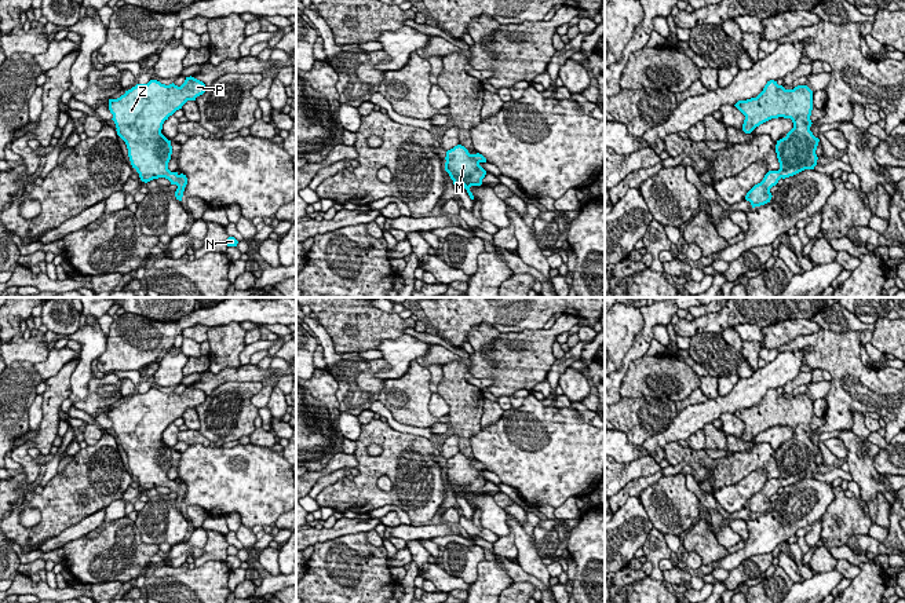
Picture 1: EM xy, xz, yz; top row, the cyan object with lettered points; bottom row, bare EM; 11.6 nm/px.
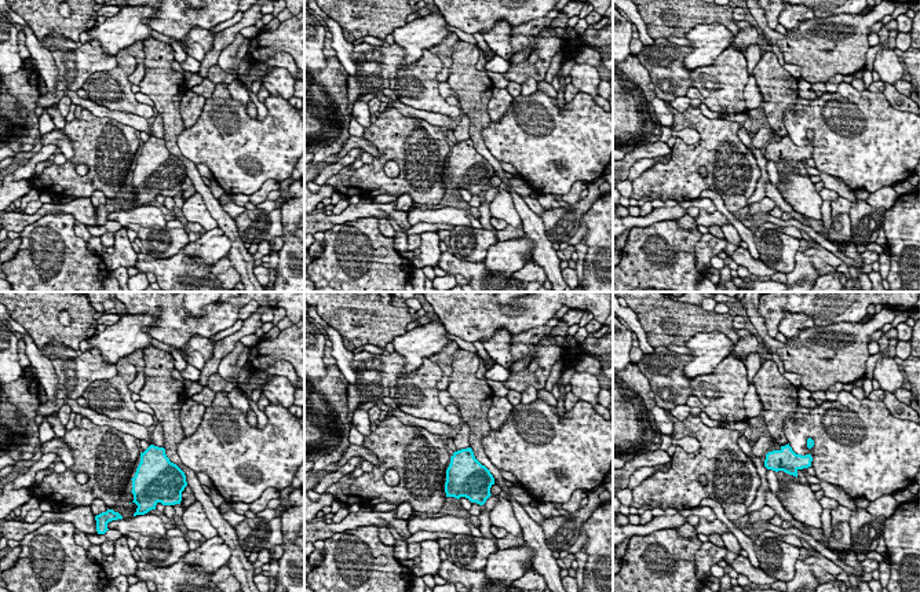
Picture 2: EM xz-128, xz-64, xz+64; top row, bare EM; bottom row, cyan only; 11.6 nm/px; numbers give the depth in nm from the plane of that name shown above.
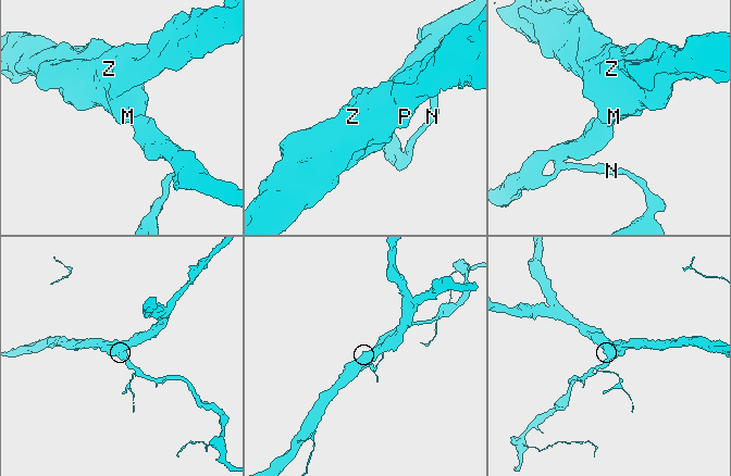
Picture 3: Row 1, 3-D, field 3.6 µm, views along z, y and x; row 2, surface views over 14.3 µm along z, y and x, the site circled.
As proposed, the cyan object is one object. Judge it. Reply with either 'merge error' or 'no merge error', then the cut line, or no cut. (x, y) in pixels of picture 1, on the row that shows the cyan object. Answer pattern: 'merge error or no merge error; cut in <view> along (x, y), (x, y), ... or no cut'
no merge error; no cut

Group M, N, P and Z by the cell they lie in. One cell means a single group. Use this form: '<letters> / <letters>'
M N P Z

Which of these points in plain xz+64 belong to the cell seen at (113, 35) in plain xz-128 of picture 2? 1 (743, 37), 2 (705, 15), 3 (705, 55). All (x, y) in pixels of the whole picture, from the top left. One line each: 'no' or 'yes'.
1: no
2: no
3: yes

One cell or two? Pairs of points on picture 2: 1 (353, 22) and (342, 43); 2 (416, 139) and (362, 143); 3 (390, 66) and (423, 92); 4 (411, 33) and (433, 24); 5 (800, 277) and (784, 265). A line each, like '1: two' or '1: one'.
1: two
2: two
3: two
4: one
5: two

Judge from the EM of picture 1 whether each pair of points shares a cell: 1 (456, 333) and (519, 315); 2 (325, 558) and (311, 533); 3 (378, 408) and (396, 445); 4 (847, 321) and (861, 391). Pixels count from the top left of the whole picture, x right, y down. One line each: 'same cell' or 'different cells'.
1: same cell
2: different cells
3: different cells
4: different cells

